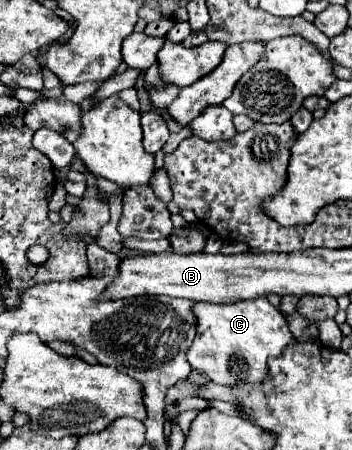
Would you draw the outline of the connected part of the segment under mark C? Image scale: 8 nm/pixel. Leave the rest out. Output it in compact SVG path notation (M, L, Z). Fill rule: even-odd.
M256 297L228 305L194 303L196 341L190 345L186 359L192 371L208 375L218 385L258 383L268 373L266 359L276 357L292 341L292 333L280 309L268 303L266 297Z

